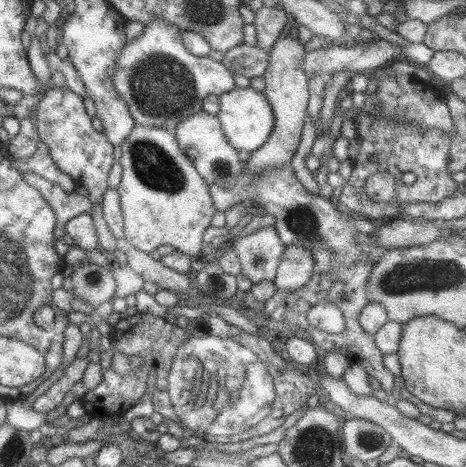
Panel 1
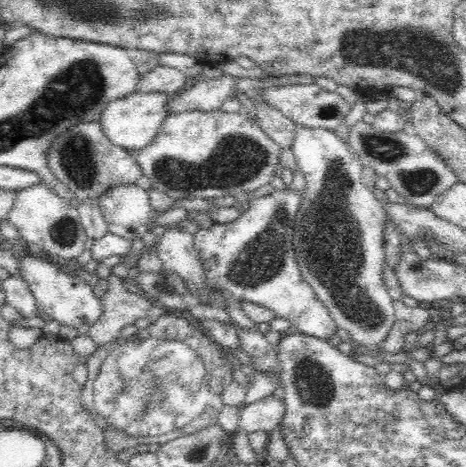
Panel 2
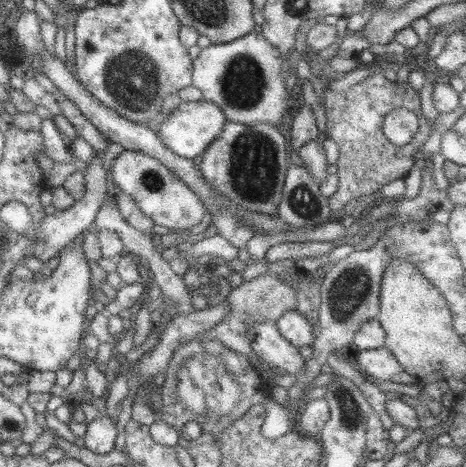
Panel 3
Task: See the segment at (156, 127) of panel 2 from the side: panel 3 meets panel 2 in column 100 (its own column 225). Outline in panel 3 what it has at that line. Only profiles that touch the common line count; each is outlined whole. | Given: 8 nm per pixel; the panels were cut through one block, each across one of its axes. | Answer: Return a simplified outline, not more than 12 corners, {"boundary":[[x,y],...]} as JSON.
{"boundary":[[181,102],[156,133],[196,161],[227,120],[216,104]]}

